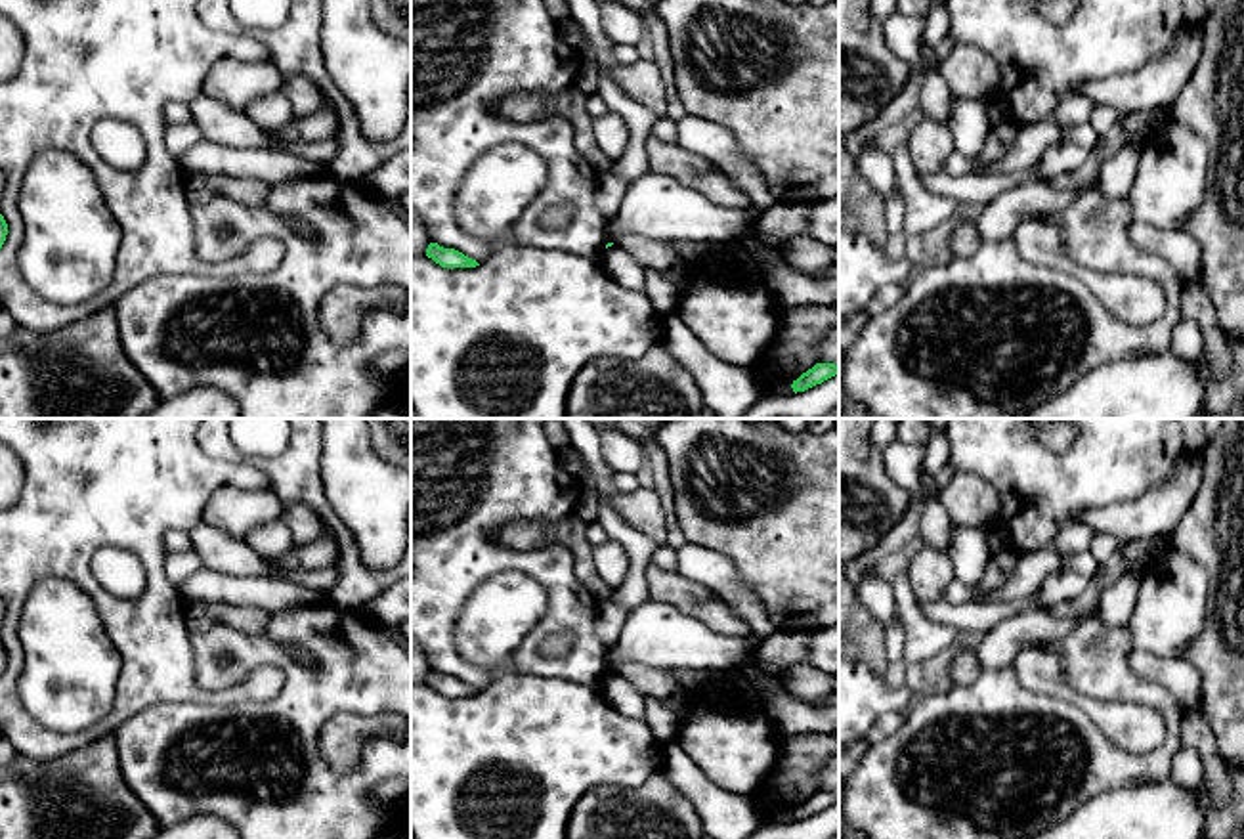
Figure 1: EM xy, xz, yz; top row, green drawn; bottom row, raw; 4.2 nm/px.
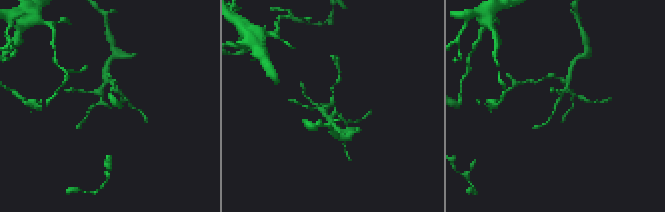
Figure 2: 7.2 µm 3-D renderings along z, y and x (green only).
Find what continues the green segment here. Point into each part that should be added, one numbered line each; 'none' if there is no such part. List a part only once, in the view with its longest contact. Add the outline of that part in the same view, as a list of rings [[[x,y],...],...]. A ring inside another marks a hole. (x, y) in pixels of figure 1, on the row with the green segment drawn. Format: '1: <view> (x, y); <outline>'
1: xz (658, 207); [[[648,168],[629,183],[619,212],[608,222],[606,241],[625,235],[661,241],[711,241],[728,245],[751,233],[747,208],[722,208],[675,178]]]

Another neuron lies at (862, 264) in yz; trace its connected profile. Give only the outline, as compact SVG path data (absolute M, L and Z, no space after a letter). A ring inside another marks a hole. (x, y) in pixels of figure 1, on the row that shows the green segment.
M839 229L839 321L864 312L879 287L908 283L910 269L908 256L889 260L868 237Z

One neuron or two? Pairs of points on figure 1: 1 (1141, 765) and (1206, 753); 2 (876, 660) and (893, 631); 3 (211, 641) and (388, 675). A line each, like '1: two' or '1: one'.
1: two
2: two
3: one

